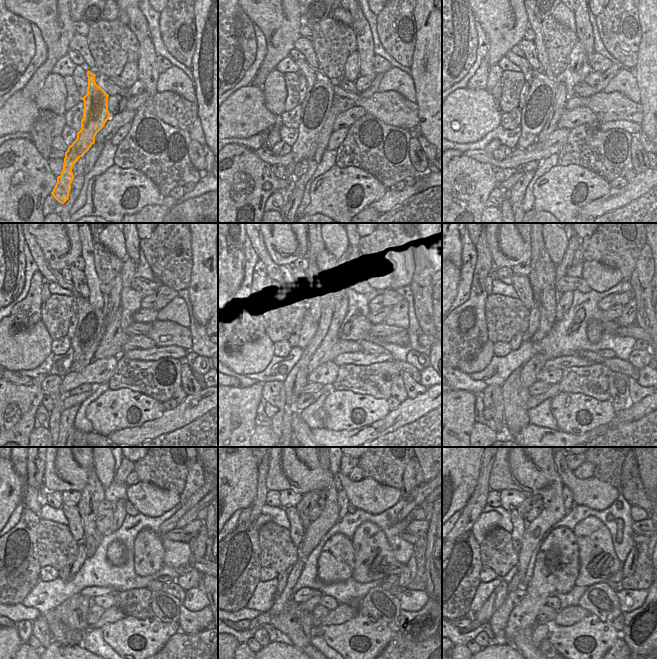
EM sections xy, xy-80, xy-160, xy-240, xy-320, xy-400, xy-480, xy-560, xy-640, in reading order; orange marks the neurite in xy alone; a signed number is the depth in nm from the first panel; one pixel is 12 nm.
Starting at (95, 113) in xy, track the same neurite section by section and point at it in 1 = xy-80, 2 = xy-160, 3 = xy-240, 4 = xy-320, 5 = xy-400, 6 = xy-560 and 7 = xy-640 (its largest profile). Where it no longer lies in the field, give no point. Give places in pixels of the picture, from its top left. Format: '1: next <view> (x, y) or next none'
1: next xy-80 (318, 101)
2: next xy-160 (538, 105)
3: next xy-240 (90, 320)
4: next xy-320 (273, 275)
5: next xy-400 (475, 243)
6: next none
7: next none

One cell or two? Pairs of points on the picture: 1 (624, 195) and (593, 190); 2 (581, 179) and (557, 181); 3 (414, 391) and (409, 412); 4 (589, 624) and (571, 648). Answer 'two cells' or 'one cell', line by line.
1: two cells
2: one cell
3: two cells
4: one cell

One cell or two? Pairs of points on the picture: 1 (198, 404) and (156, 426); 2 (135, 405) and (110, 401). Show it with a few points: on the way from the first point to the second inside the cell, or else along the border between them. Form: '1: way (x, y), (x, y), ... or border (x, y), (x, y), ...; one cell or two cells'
1: way (188, 410), (166, 423); one cell
2: way (129, 405), (116, 405); one cell

